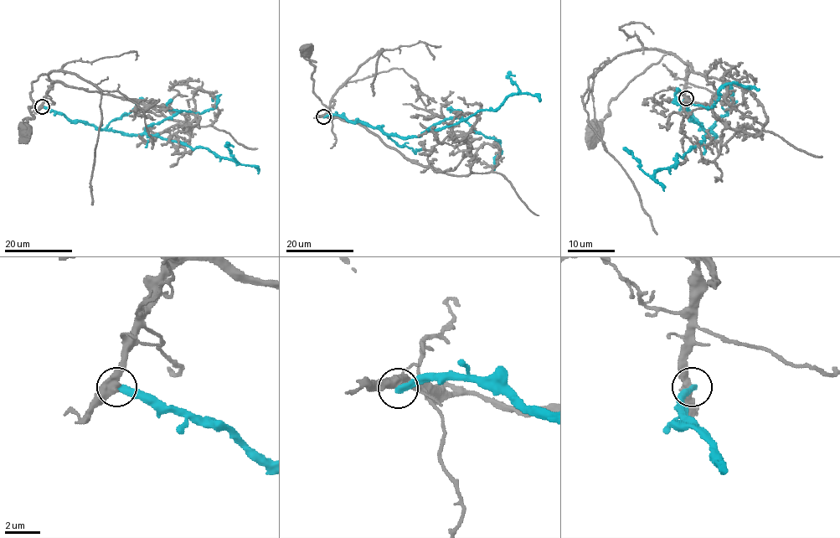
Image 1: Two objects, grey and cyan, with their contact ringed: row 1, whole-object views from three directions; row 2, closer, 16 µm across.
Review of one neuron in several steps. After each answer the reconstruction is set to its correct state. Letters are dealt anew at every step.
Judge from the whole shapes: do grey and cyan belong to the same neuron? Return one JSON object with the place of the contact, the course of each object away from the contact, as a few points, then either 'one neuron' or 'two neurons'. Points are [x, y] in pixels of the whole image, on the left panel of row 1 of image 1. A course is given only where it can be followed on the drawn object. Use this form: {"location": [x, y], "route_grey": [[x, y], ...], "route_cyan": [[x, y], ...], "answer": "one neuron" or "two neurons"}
{"location": [42, 106], "route_grey": [[43, 106], [51, 82], [46, 74], [32, 82], [29, 110], [33, 117], [21, 126], [21, 131]], "route_cyan": [[43, 106], [71, 121], [105, 130], [158, 135], [193, 148], [208, 147], [237, 162], [228, 142]], "answer": "two neurons"}

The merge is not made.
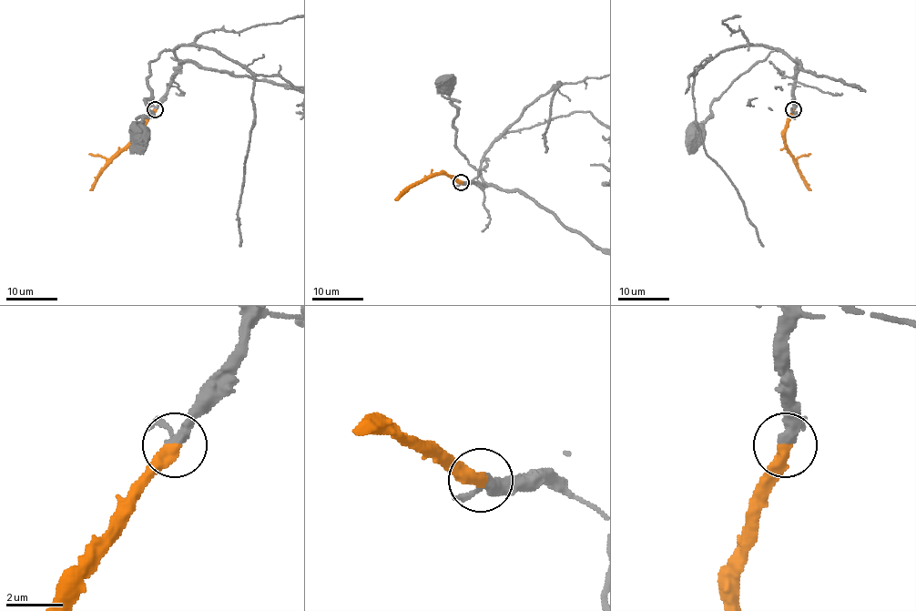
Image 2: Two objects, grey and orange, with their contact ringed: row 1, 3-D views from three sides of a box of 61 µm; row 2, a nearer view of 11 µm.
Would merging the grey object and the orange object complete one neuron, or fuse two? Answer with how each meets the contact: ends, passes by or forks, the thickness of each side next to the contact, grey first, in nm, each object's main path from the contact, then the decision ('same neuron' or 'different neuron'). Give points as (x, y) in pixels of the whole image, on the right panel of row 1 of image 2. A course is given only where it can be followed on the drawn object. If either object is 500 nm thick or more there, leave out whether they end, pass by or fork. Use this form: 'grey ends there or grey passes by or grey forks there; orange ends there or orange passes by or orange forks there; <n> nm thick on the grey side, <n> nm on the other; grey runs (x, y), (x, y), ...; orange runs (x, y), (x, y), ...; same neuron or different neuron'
grey passes by; orange ends there; 300 nm thick on the grey side, 440 nm on the other; grey runs (793, 108), (796, 63), (780, 50), (776, 50), (736, 79), (712, 103), (712, 115), (698, 122), (690, 135); orange runs (793, 109), (785, 133), (785, 147), (811, 189); same neuron

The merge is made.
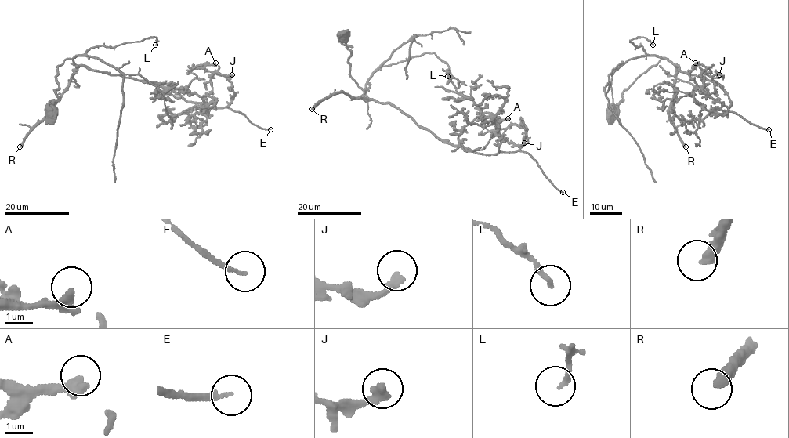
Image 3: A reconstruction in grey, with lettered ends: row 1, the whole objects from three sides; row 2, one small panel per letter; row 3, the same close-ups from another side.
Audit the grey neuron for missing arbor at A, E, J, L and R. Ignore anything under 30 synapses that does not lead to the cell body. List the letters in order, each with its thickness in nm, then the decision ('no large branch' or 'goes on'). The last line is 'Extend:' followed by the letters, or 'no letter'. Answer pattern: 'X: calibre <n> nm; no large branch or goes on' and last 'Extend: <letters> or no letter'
A: calibre 320 nm; no large branch
E: calibre 150 nm; goes on
J: calibre 280 nm; no large branch
L: calibre 150 nm; no large branch
R: calibre 360 nm; goes on
Extend: E, R

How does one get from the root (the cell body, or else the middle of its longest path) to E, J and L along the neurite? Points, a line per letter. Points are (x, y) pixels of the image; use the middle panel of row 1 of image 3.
E: (345, 34), (351, 46), (350, 75), (368, 98), (393, 104), (442, 139), (479, 154), (523, 150), (562, 192)
J: (345, 34), (350, 75), (368, 98), (479, 154), (515, 152), (526, 127), (512, 124), (502, 136), (524, 142)
L: (345, 34), (351, 46), (350, 75), (363, 89), (380, 67), (425, 53), (448, 66), (447, 76)

